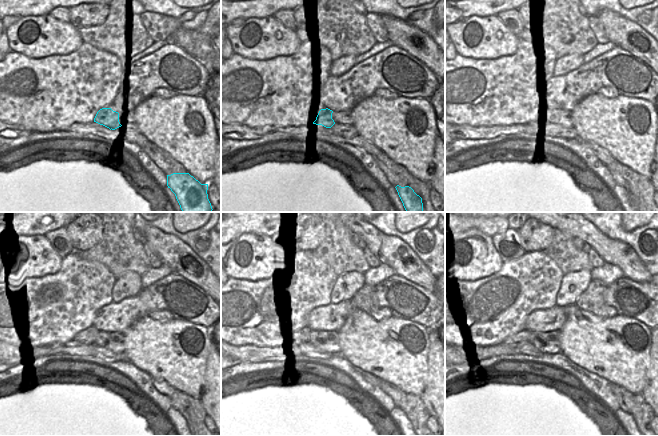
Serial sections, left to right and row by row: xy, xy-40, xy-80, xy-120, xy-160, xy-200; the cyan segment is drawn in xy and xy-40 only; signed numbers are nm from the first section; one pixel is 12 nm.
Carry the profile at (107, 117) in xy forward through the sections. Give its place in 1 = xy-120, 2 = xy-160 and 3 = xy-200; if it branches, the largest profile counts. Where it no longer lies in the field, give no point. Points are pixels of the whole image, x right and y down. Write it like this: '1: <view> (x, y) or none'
1: xy-120 (87, 336)
2: xy-160 (303, 336)
3: xy-200 (524, 336)

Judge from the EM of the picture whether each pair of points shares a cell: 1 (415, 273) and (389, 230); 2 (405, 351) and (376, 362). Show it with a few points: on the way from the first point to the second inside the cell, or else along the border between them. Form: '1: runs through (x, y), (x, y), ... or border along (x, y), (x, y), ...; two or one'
1: border along (371, 224), (387, 235), (397, 236), (411, 249); two
2: runs through (398, 351), (387, 351), (383, 355); one

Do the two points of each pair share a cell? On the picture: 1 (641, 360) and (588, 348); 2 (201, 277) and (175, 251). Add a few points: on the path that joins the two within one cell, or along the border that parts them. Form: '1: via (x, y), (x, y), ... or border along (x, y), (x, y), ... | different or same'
1: via (628, 357), (625, 357), (615, 348), (601, 348) | same
2: via (194, 270), (182, 257) | same

